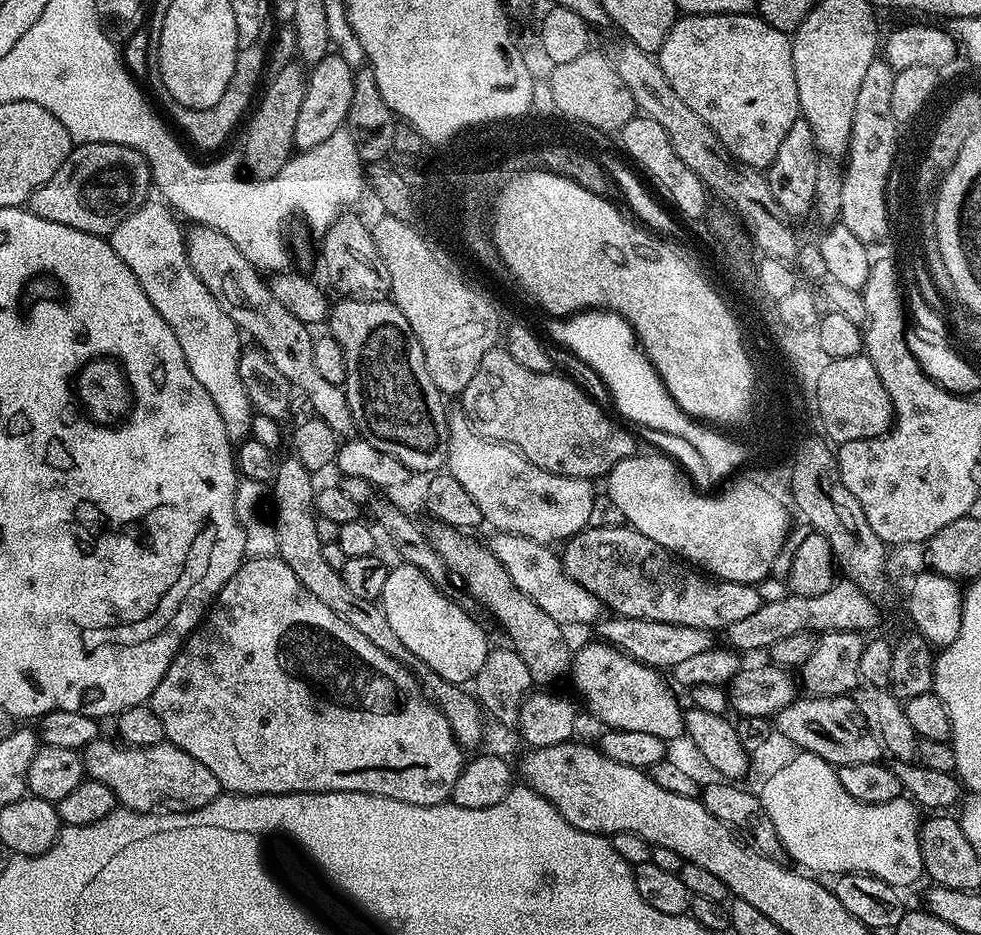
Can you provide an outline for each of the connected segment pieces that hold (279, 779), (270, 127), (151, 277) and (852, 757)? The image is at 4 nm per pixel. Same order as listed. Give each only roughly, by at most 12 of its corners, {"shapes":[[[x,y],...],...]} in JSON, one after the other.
{"shapes":[[[277,555],[158,682],[225,793],[434,806],[466,763],[412,673]],[[306,72],[271,73],[247,121],[242,164],[265,180],[294,155]],[[167,203],[122,218],[112,249],[174,330],[234,442],[254,409],[242,333],[190,267]],[[805,695],[774,728],[833,766],[882,749],[851,695]]]}

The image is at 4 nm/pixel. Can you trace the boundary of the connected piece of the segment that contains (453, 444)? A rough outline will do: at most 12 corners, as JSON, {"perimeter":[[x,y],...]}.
{"perimeter":[[448,421],[446,471],[481,521],[552,546],[593,523],[589,477]]}

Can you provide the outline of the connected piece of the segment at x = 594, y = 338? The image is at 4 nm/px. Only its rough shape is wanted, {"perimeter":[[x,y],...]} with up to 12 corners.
{"perimeter":[[585,309],[550,334],[633,425],[694,440],[713,427],[674,402],[624,318]]}

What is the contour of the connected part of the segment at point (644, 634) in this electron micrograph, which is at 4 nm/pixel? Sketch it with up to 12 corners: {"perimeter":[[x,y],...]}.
{"perimeter":[[613,615],[599,639],[647,668],[710,650],[707,628]]}

